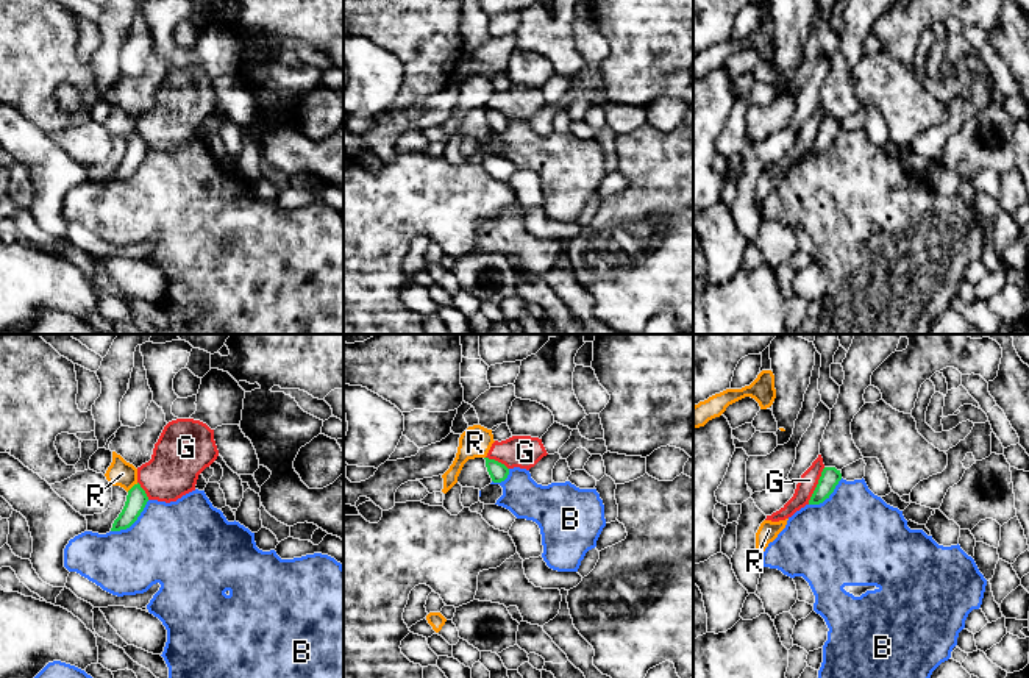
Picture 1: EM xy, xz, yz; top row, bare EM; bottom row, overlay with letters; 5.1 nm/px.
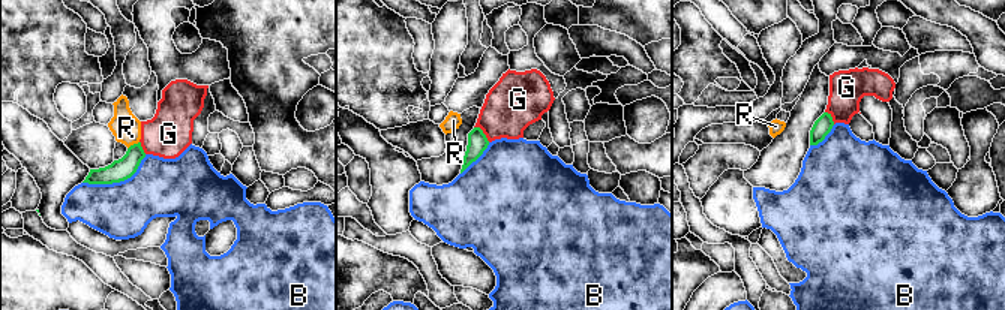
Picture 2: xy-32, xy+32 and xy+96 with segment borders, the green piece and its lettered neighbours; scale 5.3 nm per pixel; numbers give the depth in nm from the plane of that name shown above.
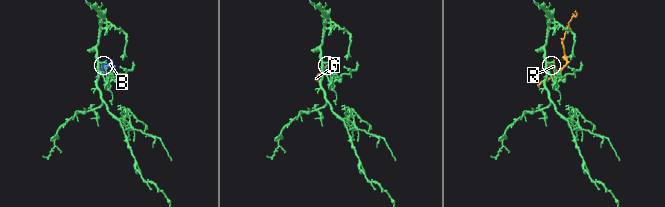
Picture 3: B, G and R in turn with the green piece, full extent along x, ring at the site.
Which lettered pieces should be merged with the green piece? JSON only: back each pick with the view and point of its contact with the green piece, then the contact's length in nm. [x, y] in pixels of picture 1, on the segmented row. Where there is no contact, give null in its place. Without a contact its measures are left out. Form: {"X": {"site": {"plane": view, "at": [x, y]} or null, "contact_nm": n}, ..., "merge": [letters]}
{"merge": []}

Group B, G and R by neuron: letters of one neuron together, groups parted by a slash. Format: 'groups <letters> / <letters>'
groups B / G / R

